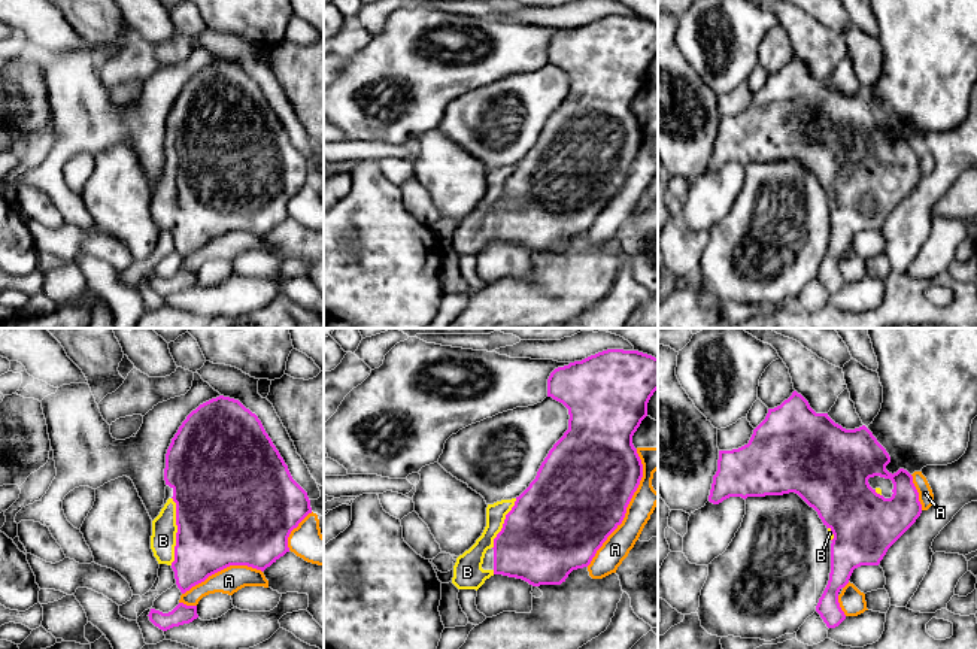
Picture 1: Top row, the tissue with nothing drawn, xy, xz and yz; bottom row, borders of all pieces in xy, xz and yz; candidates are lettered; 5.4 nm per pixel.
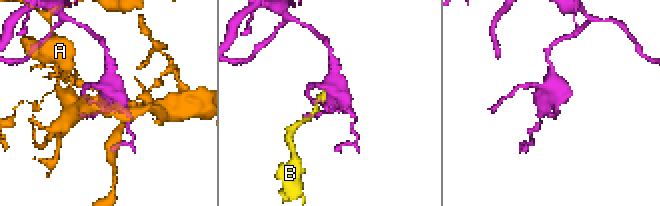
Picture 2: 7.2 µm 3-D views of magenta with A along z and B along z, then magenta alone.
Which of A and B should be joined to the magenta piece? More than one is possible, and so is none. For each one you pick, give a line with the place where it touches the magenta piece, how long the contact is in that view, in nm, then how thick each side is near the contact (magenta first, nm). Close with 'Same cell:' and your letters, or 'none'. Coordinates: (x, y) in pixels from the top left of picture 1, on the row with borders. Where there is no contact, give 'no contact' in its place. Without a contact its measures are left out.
B: meets magenta in xy at (178, 531); contact 360 nm long; 500 nm thick on the magenta side, 140 nm on the other
Same cell: B

